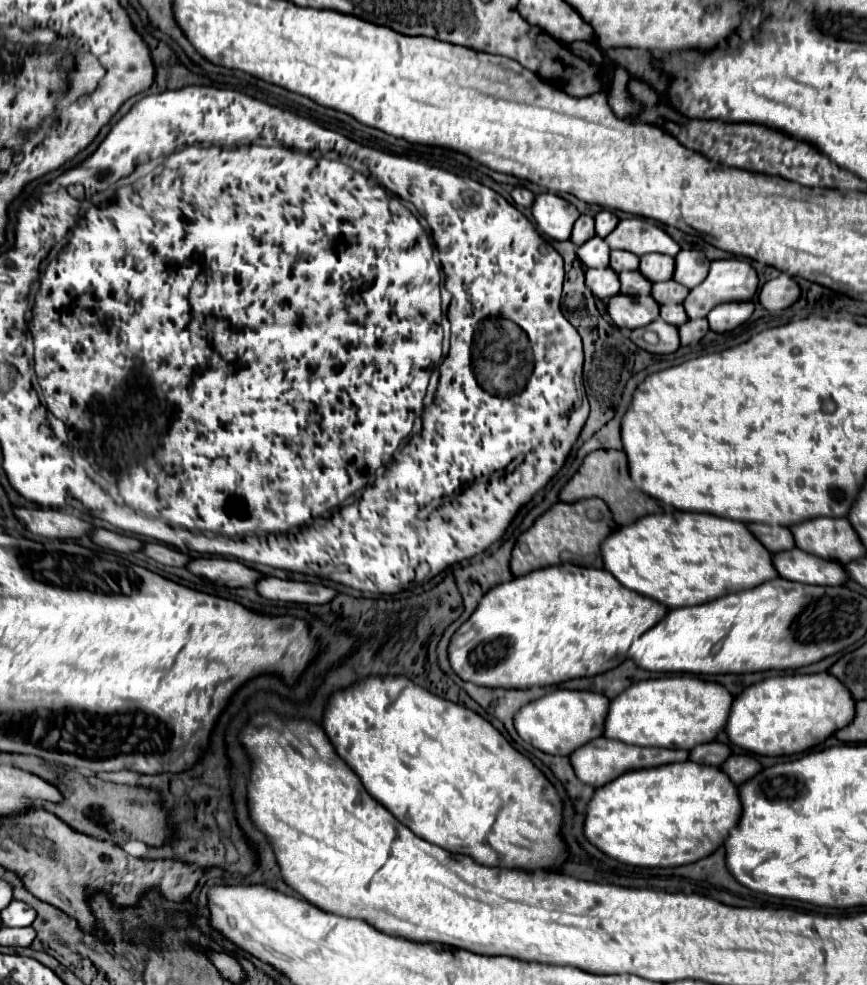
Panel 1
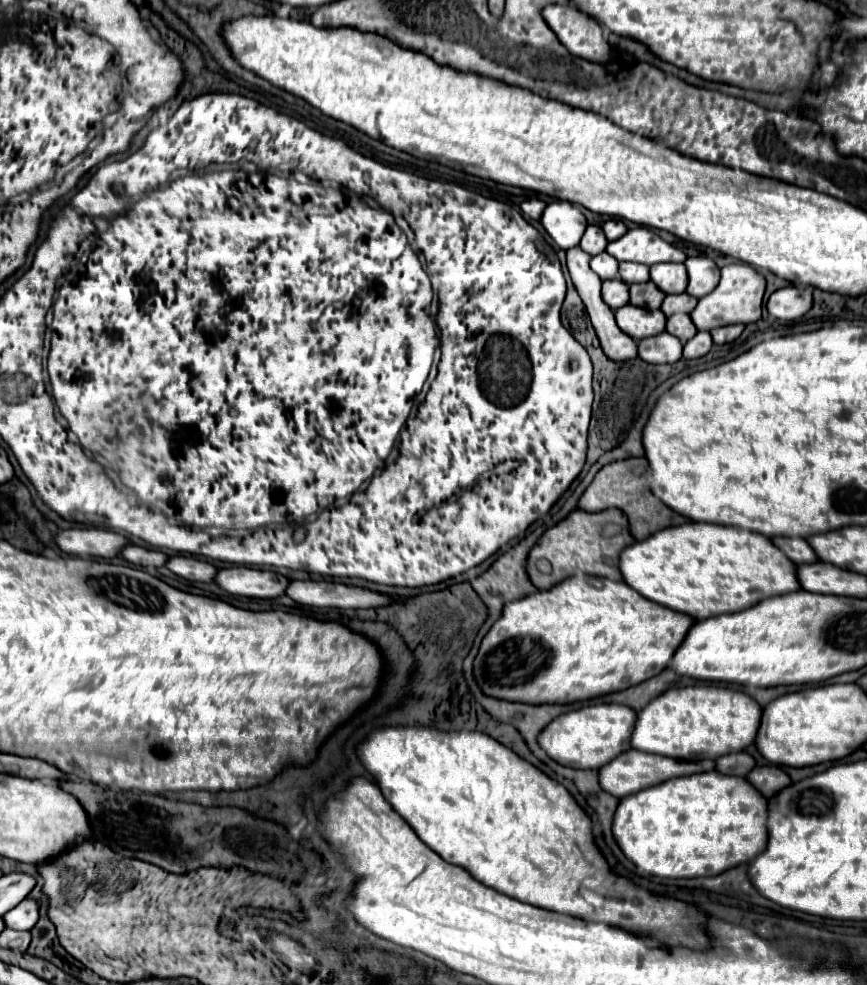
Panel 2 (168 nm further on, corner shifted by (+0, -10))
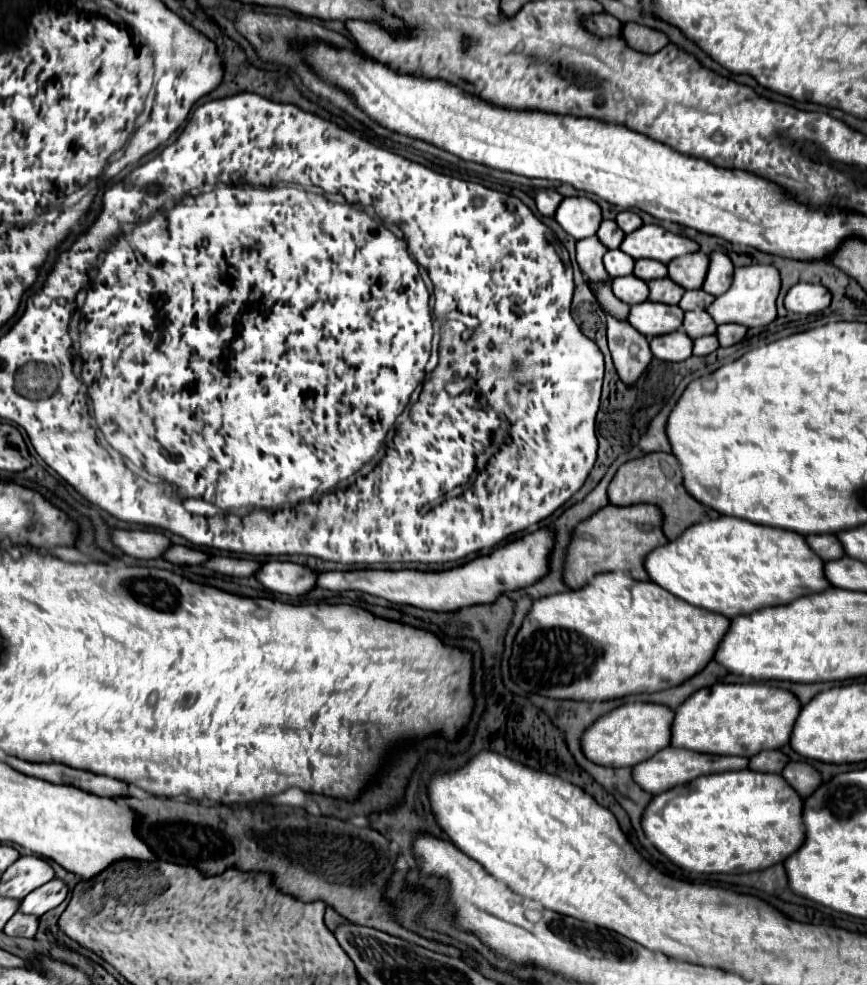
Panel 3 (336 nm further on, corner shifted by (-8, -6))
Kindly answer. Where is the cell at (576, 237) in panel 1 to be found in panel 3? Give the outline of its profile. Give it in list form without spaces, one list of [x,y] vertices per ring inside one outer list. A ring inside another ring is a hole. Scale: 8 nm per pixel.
[[[602,220],[596,236],[598,236],[598,240],[600,240],[606,248],[610,248],[610,250],[618,248],[620,242],[624,240],[624,232],[616,226],[614,220]]]

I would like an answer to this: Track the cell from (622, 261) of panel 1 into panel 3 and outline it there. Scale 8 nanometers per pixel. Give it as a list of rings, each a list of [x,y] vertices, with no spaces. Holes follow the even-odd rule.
[[[636,260],[634,264],[634,274],[644,280],[644,282],[650,282],[650,280],[656,280],[656,278],[666,278],[666,264],[660,264],[656,260]]]

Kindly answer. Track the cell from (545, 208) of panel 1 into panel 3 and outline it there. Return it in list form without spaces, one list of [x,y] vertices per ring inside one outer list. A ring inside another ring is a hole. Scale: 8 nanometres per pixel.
[[[576,196],[576,198],[564,198],[554,218],[564,228],[566,234],[570,234],[574,240],[582,240],[596,234],[602,222],[602,212],[600,206],[590,198]]]

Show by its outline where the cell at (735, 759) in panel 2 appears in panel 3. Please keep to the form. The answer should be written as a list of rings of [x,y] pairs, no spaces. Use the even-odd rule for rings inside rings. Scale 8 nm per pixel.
[[[764,750],[764,752],[750,758],[748,768],[756,770],[756,772],[774,772],[774,774],[778,774],[786,766],[786,762],[788,762],[788,758],[782,752]]]

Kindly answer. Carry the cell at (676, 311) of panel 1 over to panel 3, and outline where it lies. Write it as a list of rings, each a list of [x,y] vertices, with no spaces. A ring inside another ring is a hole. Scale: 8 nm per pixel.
[[[692,310],[692,312],[684,314],[682,328],[694,340],[694,338],[700,338],[706,334],[714,334],[718,326],[714,324],[714,320],[710,318],[710,314],[706,310]]]

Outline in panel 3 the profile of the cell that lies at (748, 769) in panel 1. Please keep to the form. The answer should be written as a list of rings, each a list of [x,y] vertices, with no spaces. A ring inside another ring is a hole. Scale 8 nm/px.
[[[790,762],[782,770],[784,780],[804,798],[804,794],[812,794],[816,786],[820,786],[820,774],[806,762]]]

